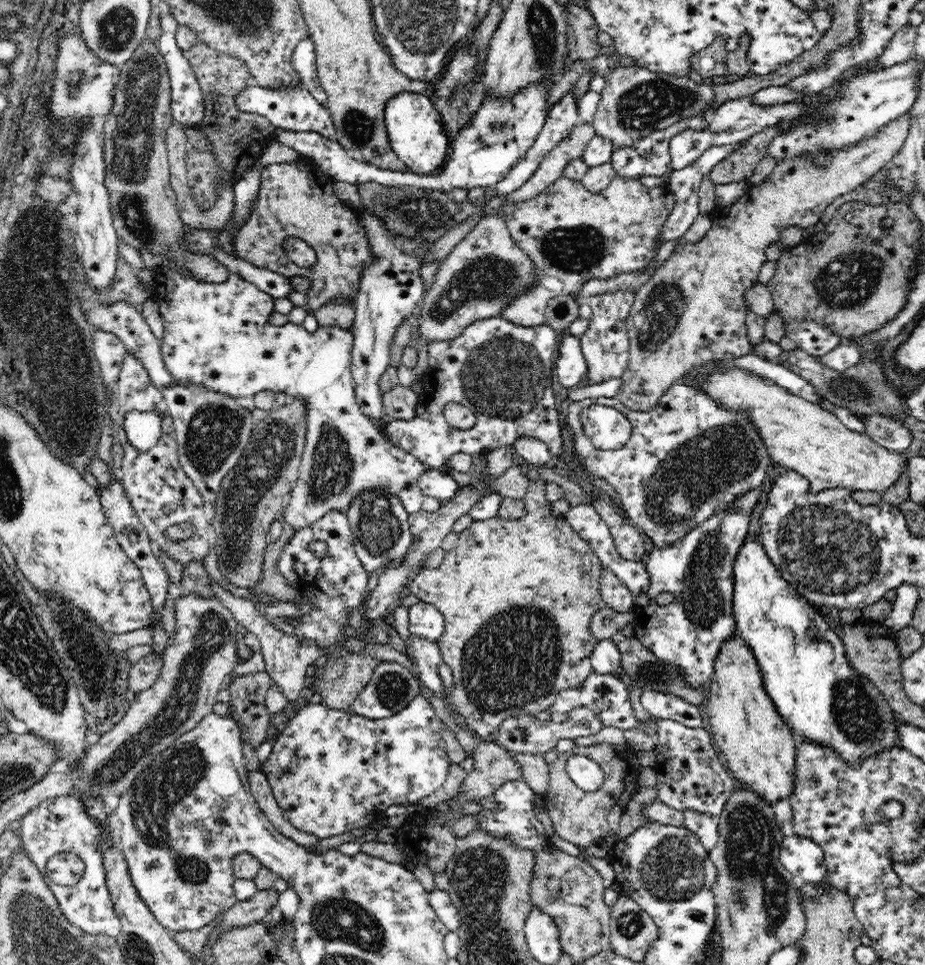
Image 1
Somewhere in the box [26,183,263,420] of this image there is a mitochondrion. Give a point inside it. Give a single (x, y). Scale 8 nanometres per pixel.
(63, 328)

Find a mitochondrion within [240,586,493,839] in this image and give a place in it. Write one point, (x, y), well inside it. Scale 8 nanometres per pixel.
(392, 690)

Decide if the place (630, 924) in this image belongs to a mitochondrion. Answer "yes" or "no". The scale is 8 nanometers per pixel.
yes

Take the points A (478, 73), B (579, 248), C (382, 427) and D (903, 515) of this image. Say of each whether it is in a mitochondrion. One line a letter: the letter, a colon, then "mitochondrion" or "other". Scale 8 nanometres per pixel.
A: other
B: mitochondrion
C: other
D: other

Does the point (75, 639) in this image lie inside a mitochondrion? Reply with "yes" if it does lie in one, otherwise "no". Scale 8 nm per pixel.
yes

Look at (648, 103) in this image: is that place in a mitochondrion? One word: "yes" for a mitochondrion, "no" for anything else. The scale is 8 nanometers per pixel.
yes

